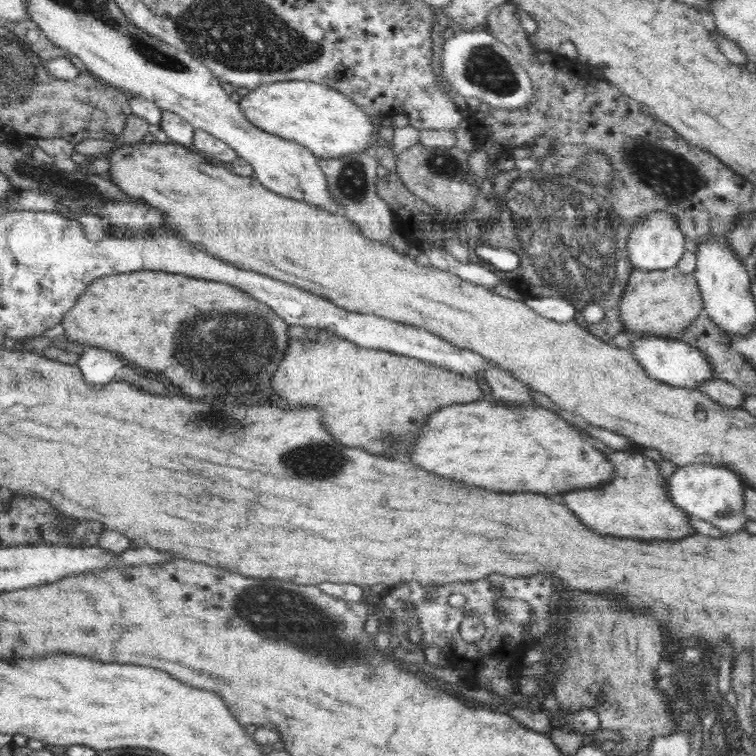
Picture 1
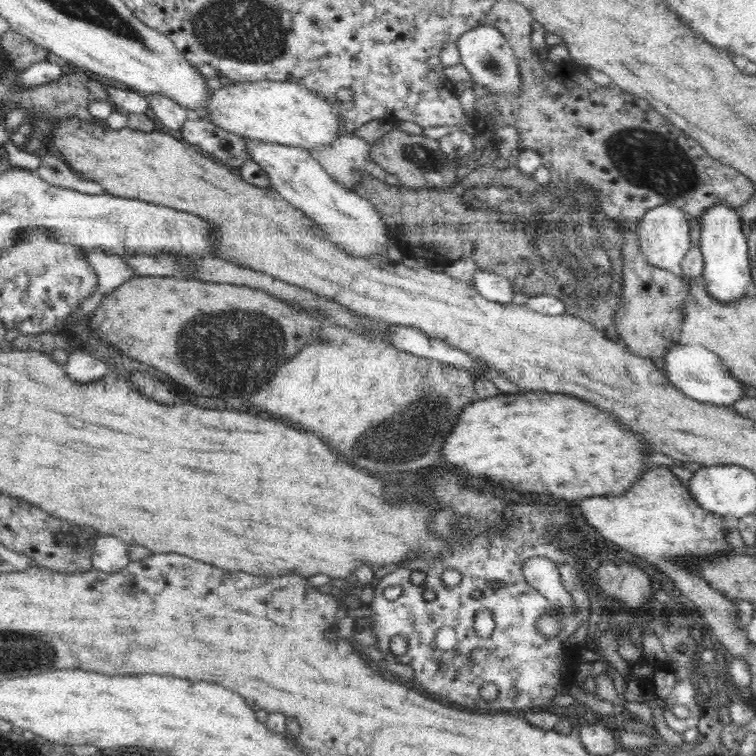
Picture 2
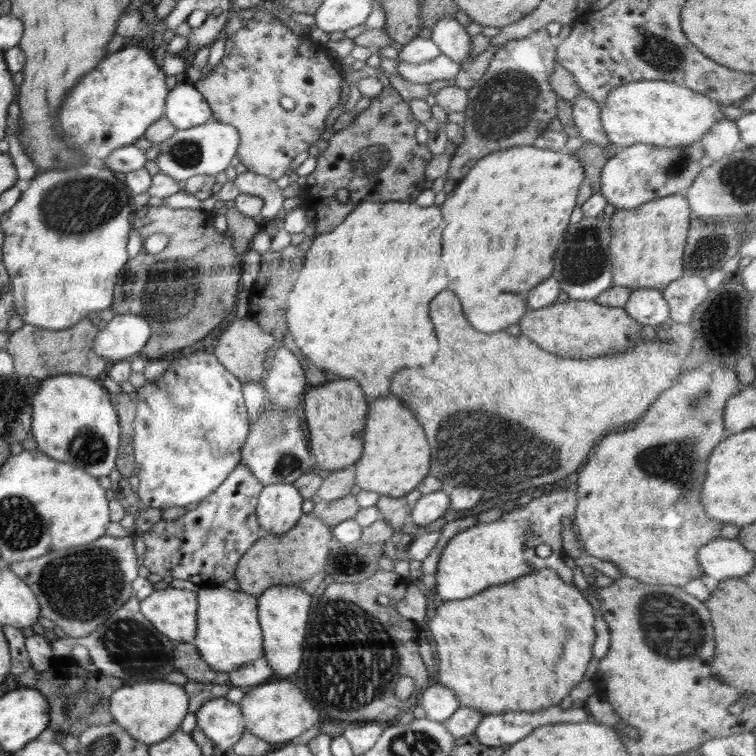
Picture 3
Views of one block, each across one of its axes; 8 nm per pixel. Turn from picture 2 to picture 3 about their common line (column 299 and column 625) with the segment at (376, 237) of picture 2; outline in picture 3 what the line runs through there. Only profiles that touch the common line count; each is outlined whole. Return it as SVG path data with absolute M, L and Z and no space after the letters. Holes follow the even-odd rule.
M701 140L671 148L644 143L621 148L603 166L600 193L618 210L631 210L655 198L682 193L704 170L700 165L704 150Z

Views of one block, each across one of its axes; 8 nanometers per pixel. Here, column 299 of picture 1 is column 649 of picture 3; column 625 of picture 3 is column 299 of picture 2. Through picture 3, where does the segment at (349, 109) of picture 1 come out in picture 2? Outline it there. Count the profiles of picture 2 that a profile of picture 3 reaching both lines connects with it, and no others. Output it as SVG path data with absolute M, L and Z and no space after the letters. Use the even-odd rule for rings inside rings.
M258 79L256 82L240 82L231 86L223 86L220 90L210 91L208 100L209 120L226 133L237 134L237 136L254 141L272 143L272 145L284 145L300 147L306 150L330 146L336 138L340 138L338 133L338 113L332 111L332 105L326 98L308 91L306 87L294 82L274 82L271 80Z

